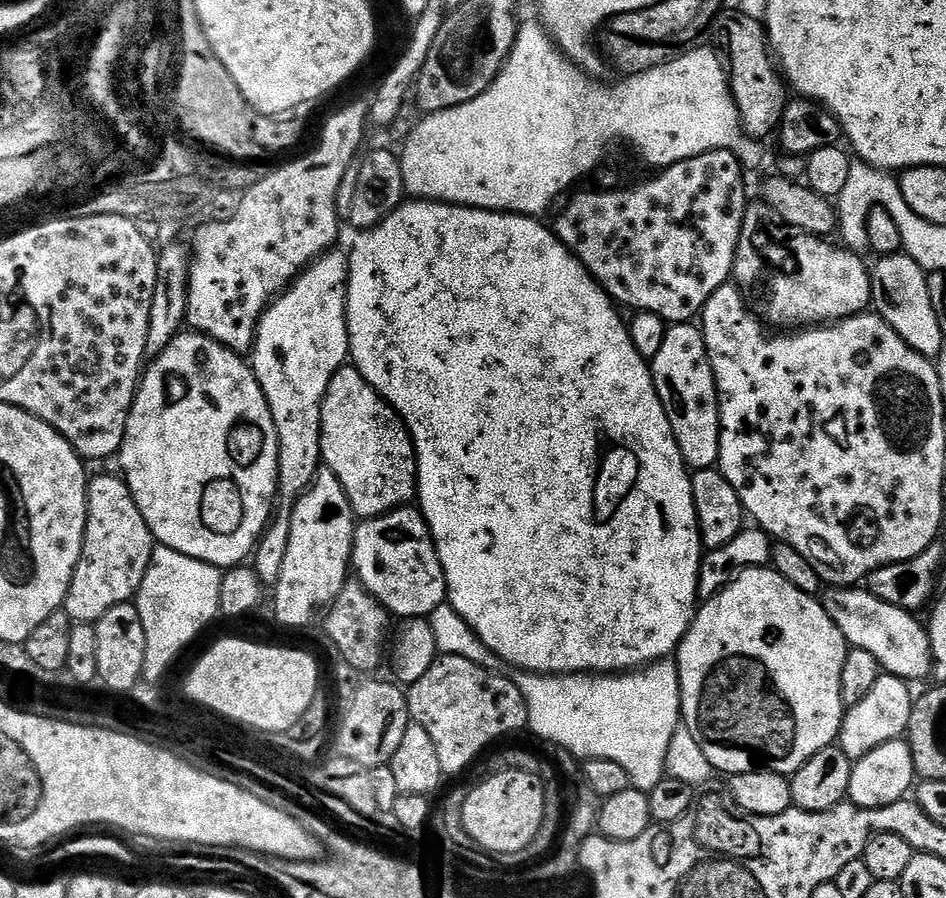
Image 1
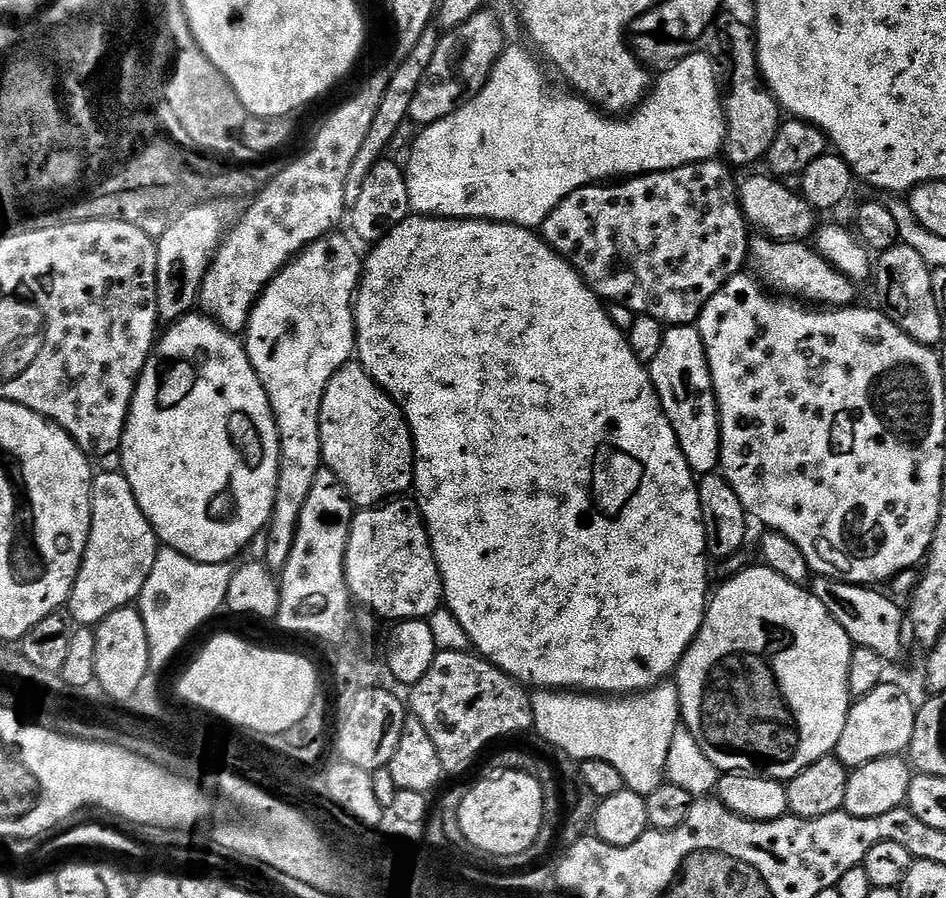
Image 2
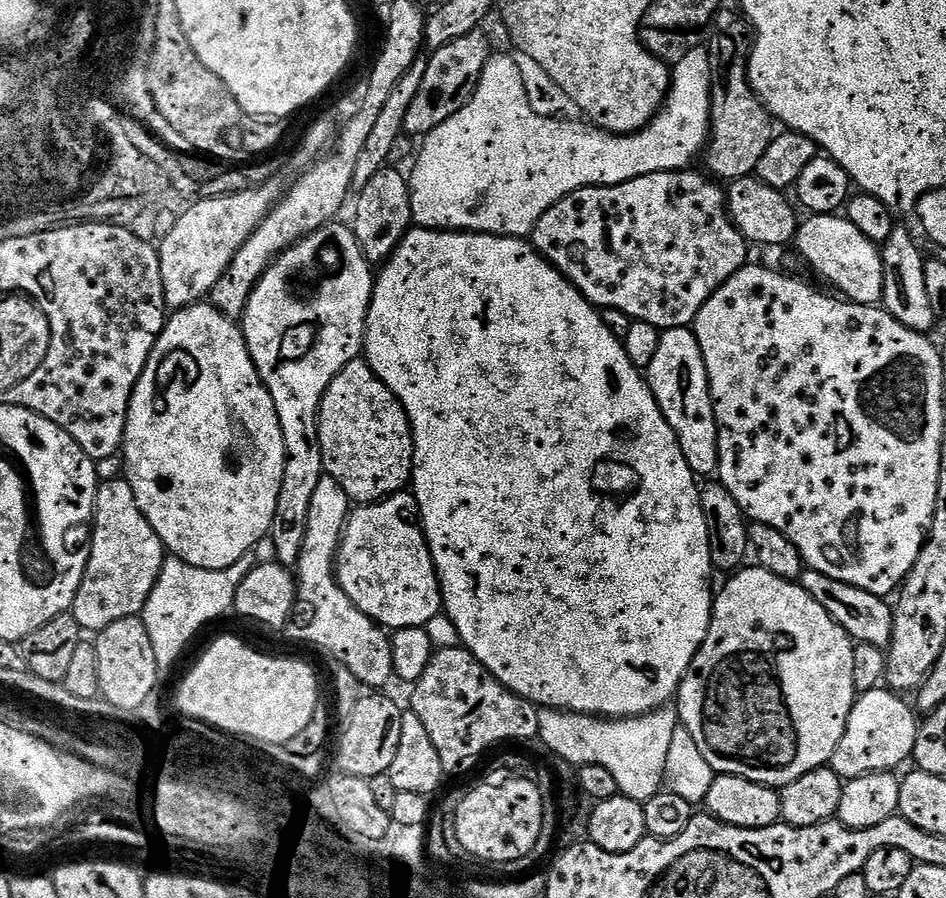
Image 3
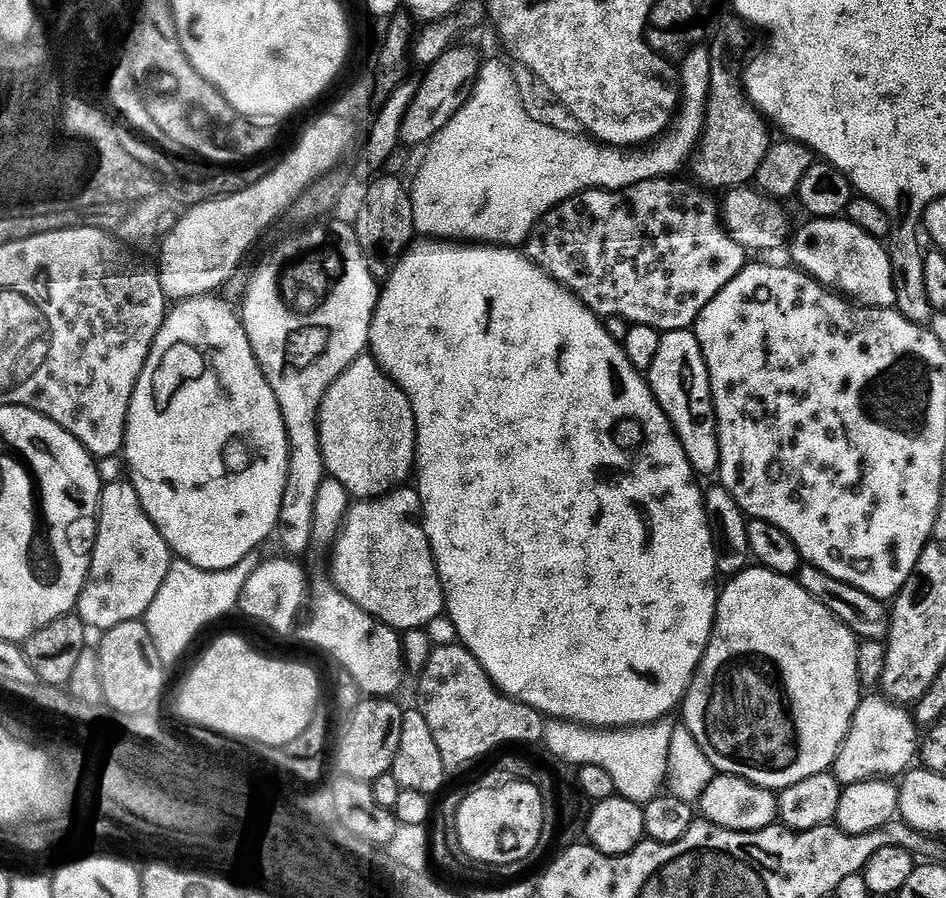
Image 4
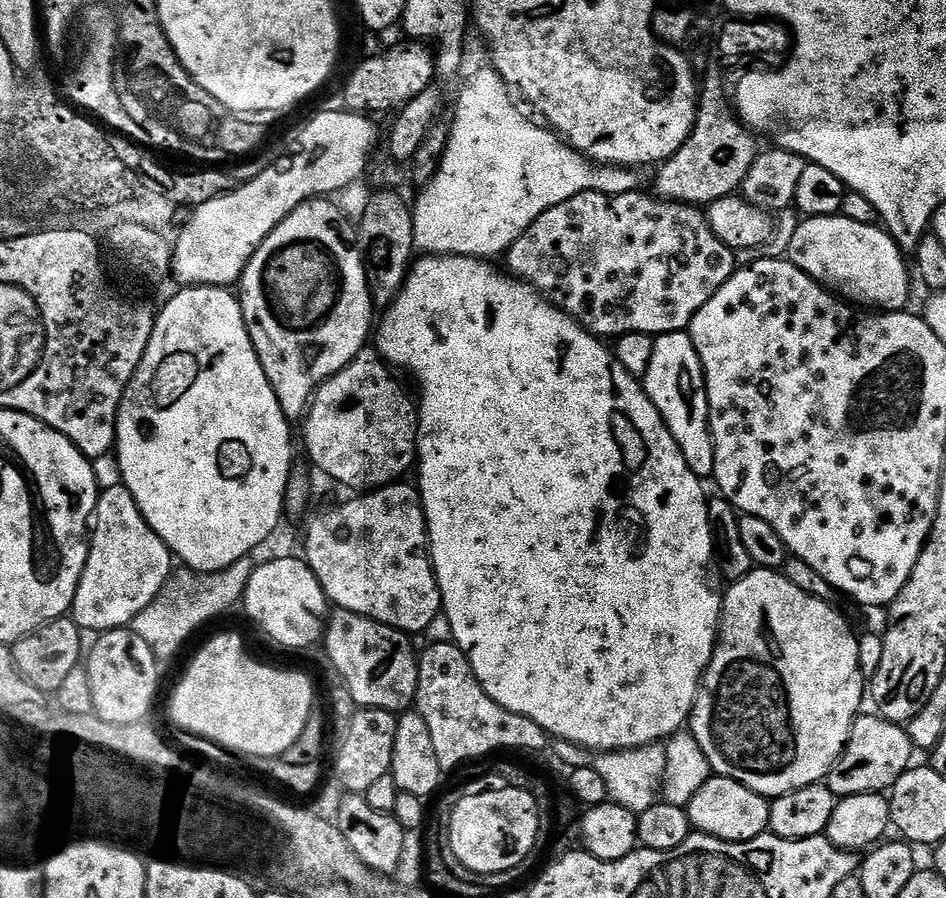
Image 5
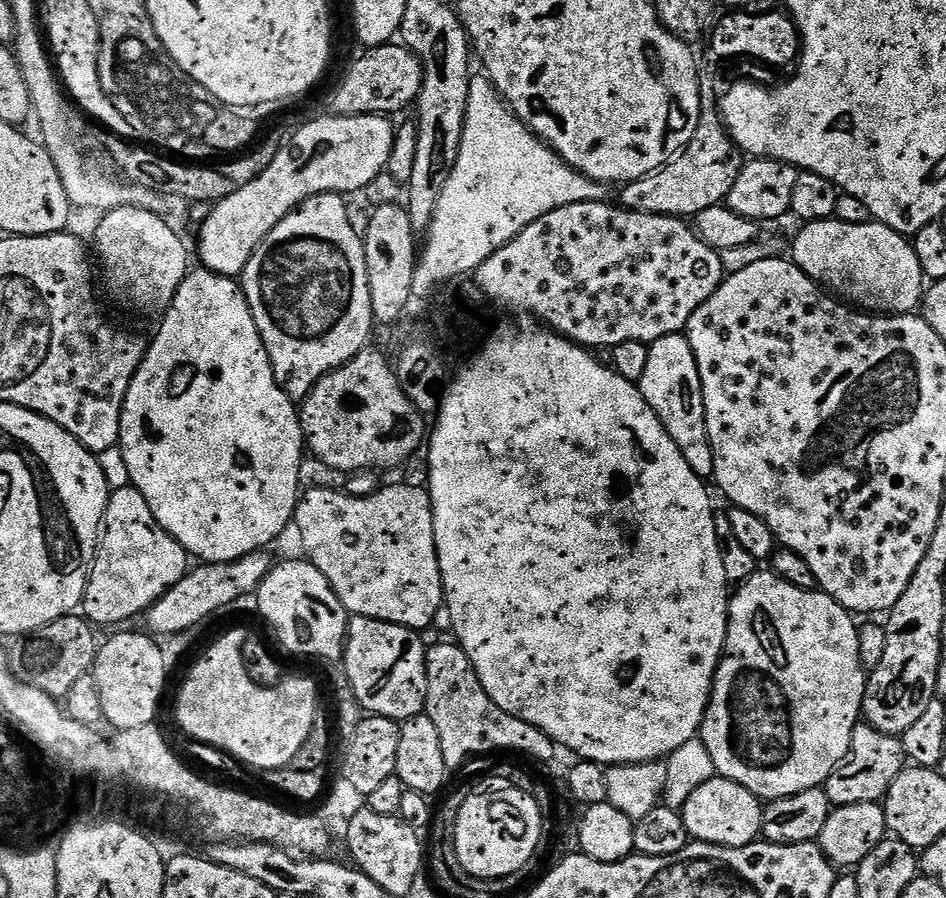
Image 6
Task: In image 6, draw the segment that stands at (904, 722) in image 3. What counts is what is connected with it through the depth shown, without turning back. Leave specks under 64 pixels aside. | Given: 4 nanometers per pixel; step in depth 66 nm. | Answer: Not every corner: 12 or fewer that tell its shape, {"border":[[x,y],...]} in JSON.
{"border":[[861,722],[822,786],[833,806],[883,801],[904,742]]}

